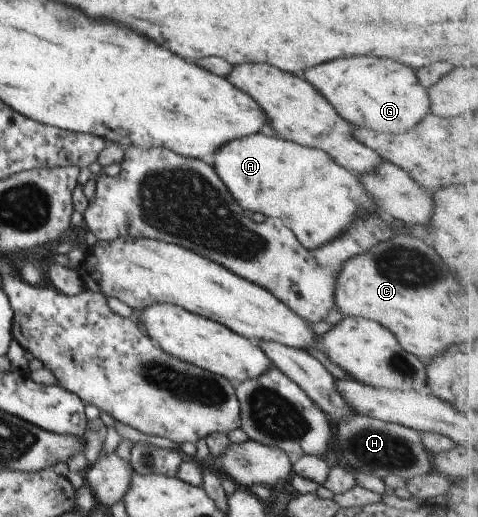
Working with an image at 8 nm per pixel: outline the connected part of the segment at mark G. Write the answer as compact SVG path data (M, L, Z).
M344 57L326 61L322 65L310 67L304 71L304 79L317 89L317 92L333 106L335 112L351 126L366 128L376 133L400 133L412 129L416 123L422 121L423 115L428 109L426 93L416 83L414 73L408 67L402 67L400 63L378 59L378 57Z

